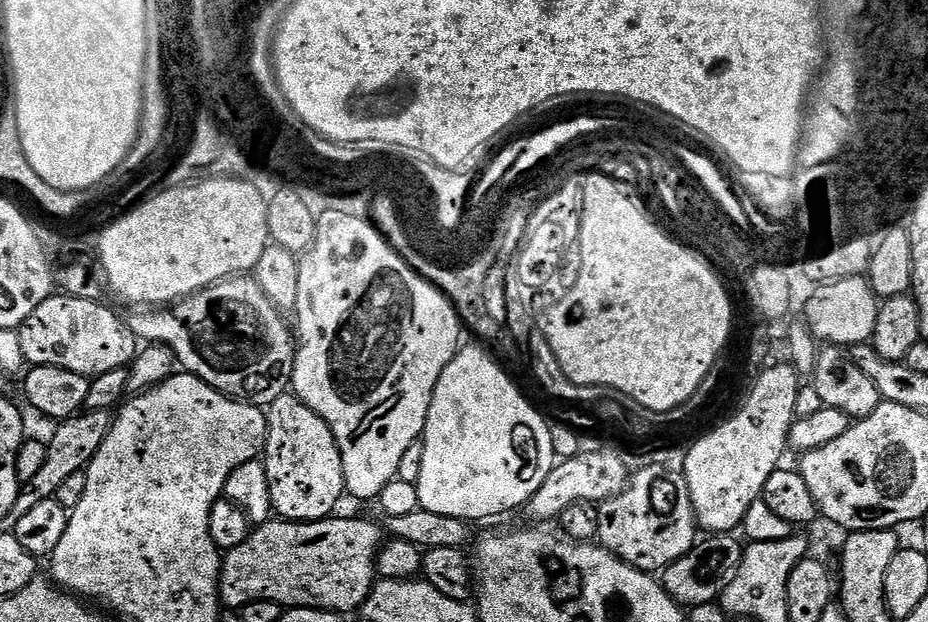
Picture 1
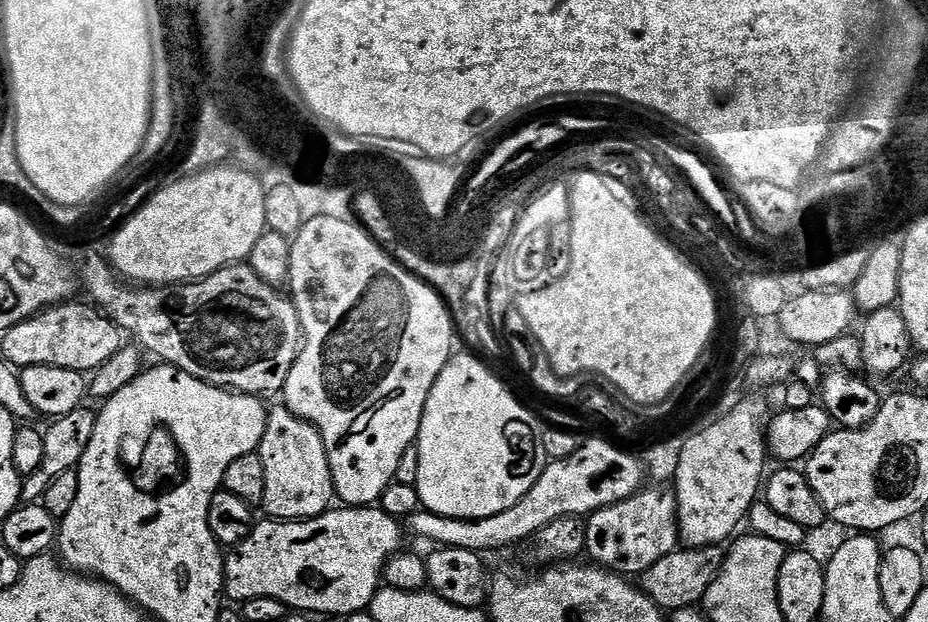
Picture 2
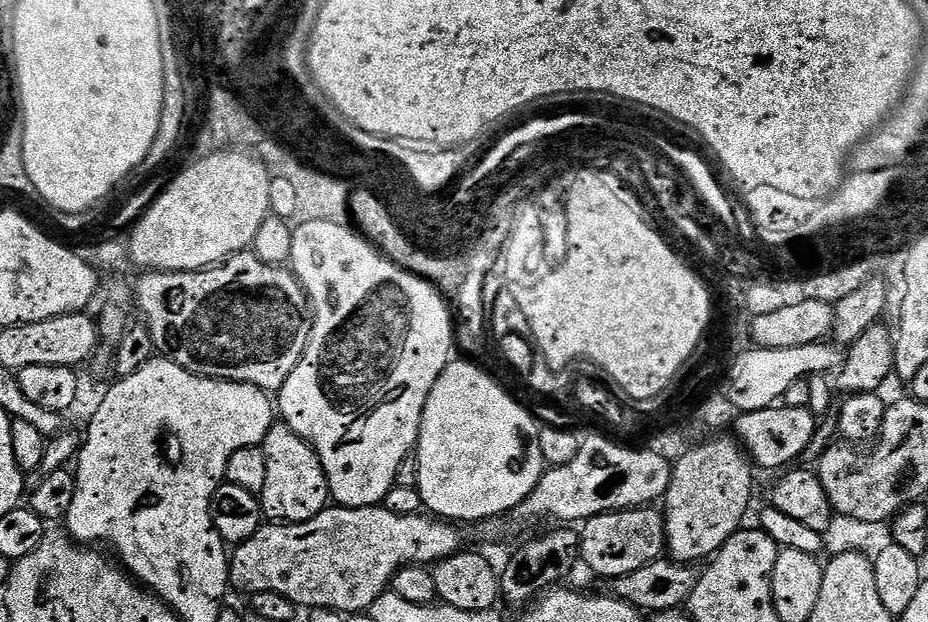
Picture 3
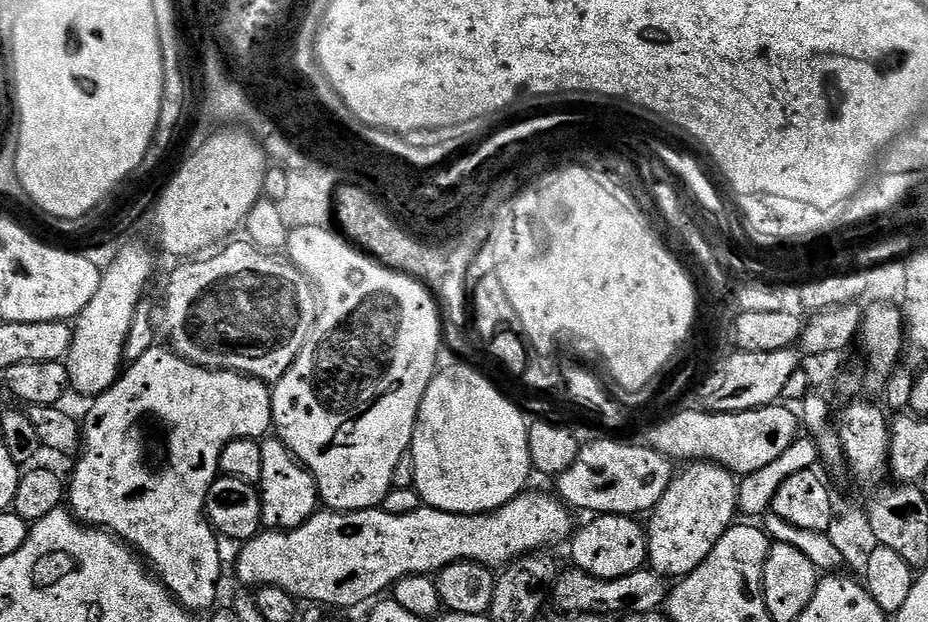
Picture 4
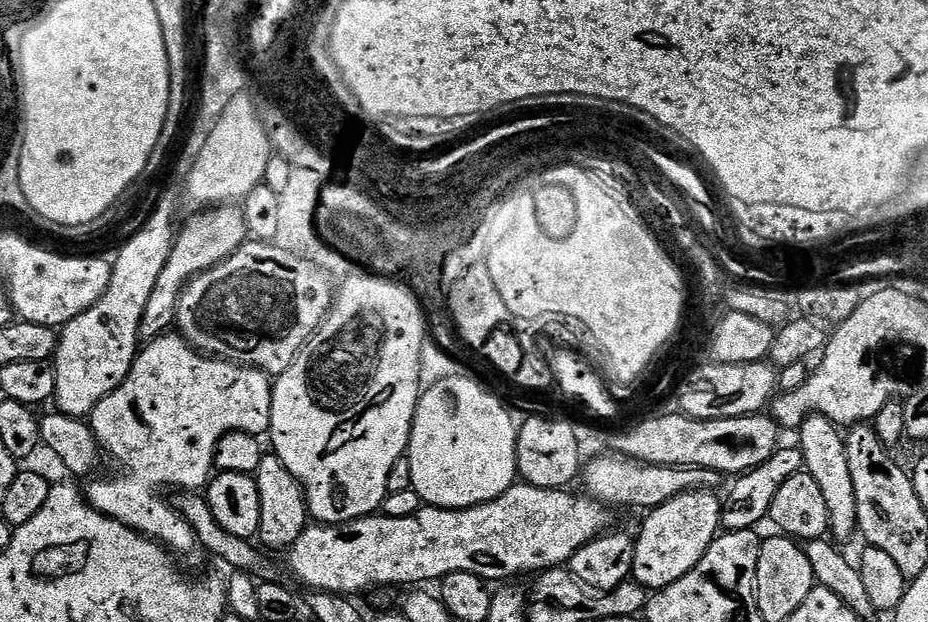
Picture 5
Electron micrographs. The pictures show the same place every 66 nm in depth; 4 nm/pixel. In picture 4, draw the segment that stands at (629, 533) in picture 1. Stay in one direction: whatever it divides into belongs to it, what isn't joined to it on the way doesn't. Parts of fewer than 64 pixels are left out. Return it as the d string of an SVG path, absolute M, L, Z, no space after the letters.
M597 515L585 528L577 527L571 537L572 560L579 571L594 578L613 580L622 574L641 571L648 562L648 533L639 519L630 516Z

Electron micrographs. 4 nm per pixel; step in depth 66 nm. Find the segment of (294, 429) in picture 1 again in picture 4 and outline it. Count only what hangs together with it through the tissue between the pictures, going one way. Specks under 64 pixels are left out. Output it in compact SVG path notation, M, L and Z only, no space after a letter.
M268 438L260 445L262 450L262 478L258 485L262 502L262 525L265 529L277 532L289 532L302 526L311 516L316 515L320 504L320 491L316 489L314 478L308 469L297 460L295 454L279 438Z

